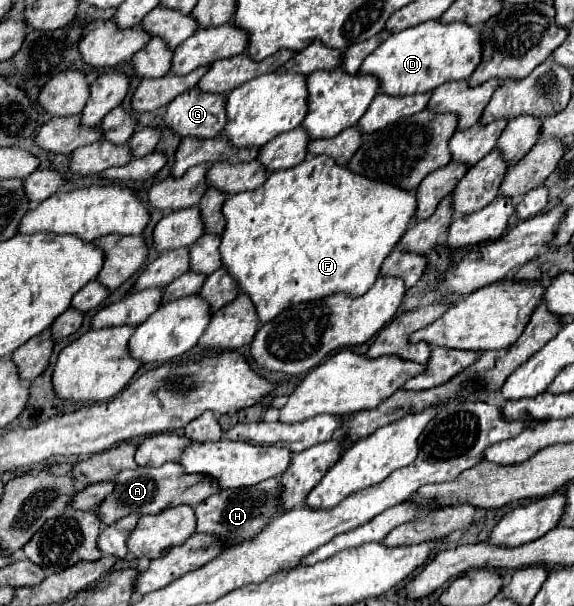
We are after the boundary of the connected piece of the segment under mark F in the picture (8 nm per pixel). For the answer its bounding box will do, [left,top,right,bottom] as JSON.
[220,155,416,323]

